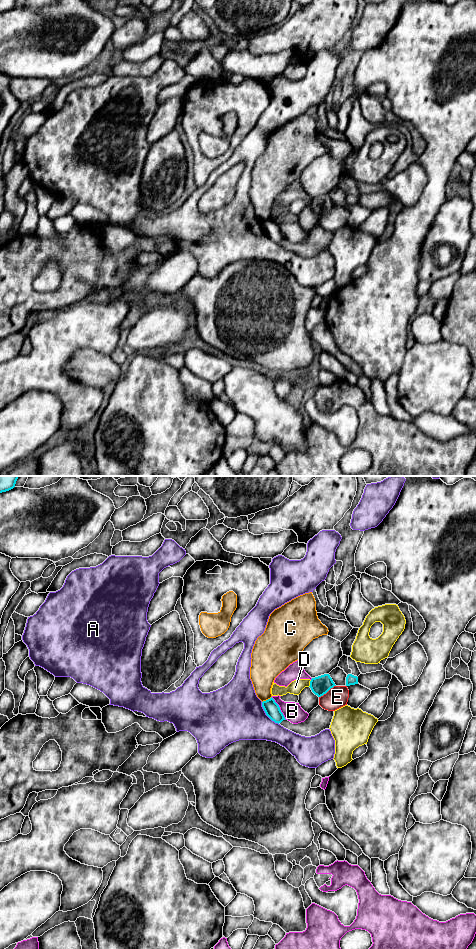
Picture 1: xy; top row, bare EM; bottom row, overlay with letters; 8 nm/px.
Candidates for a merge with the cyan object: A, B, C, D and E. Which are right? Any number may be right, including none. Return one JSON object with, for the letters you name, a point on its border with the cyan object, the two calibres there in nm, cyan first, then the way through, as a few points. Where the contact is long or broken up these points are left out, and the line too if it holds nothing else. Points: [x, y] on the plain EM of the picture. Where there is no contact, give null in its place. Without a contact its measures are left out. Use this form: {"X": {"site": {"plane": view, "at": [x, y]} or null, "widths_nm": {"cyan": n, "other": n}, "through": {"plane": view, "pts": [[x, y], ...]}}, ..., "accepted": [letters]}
{"accepted": []}

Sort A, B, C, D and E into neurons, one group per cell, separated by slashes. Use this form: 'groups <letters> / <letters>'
groups A / B / C / D / E

